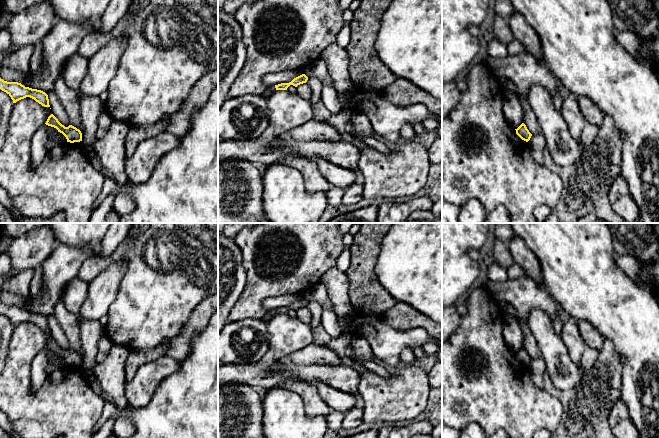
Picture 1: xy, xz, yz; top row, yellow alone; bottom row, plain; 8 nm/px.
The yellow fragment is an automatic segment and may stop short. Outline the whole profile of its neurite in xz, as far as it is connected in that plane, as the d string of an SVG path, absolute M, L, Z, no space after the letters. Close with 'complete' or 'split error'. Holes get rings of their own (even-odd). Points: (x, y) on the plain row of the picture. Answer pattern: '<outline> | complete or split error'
M302 298L302 299L294 302L289 307L281 307L281 308L275 309L275 312L276 312L276 314L287 314L287 312L290 309L293 309L293 310L297 311L300 308L306 307L307 304L308 304L308 301L305 298Z | complete

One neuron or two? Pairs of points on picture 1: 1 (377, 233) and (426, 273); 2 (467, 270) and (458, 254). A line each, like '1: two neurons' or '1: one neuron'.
1: two neurons
2: one neuron

